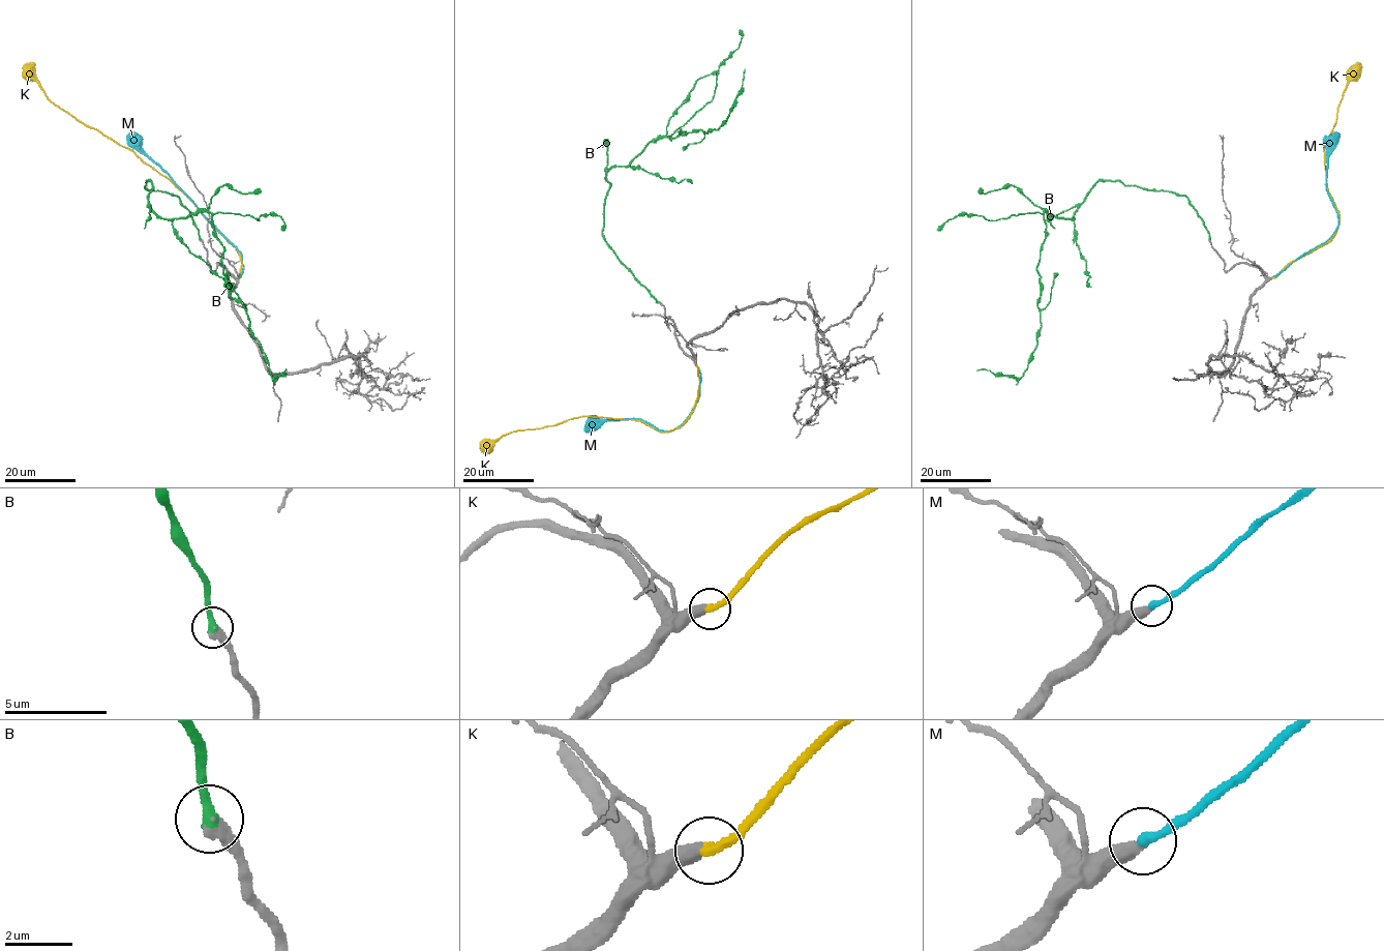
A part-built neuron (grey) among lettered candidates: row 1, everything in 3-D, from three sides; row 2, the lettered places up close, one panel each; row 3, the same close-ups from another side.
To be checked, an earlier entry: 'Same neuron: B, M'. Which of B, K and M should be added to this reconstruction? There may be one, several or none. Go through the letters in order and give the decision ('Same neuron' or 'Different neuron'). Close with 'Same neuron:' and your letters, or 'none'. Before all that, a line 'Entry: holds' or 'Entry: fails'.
Entry: fails
B: Same neuron
K: Same neuron
M: Different neuron
Same neuron: B, K

